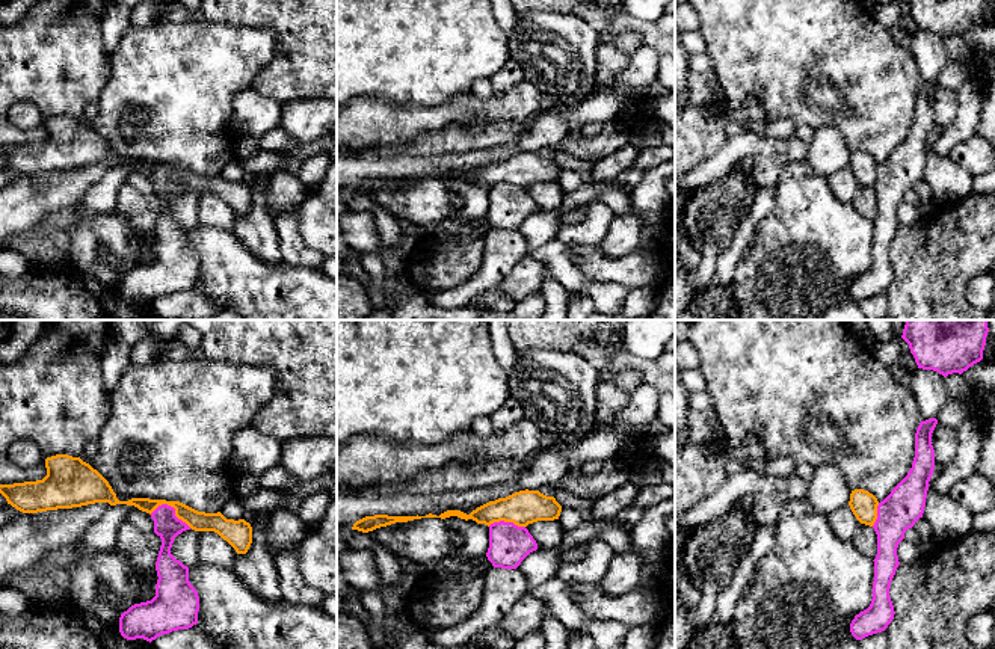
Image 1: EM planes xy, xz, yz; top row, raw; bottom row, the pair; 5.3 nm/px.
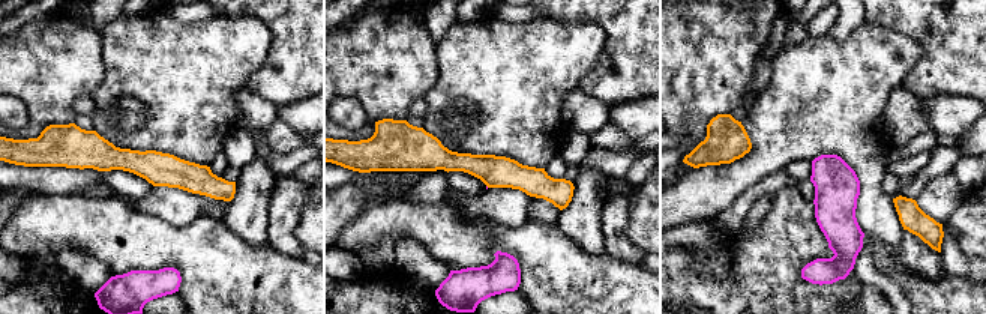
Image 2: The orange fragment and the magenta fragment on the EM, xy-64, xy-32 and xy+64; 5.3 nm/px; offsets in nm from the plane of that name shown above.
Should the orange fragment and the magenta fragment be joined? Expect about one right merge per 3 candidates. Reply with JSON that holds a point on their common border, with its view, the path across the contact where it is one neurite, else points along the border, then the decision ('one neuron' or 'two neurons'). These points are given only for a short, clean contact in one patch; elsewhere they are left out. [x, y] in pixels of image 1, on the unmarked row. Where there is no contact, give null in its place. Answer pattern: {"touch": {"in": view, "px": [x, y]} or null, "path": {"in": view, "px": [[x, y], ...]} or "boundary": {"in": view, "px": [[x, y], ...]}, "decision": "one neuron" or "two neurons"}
{"touch": {"in": "xy", "px": [172, 168]}, "boundary": {"in": "xy", "px": [[150, 175], [162, 166], [169, 166], [174, 175], [190, 189]]}, "decision": "two neurons"}

